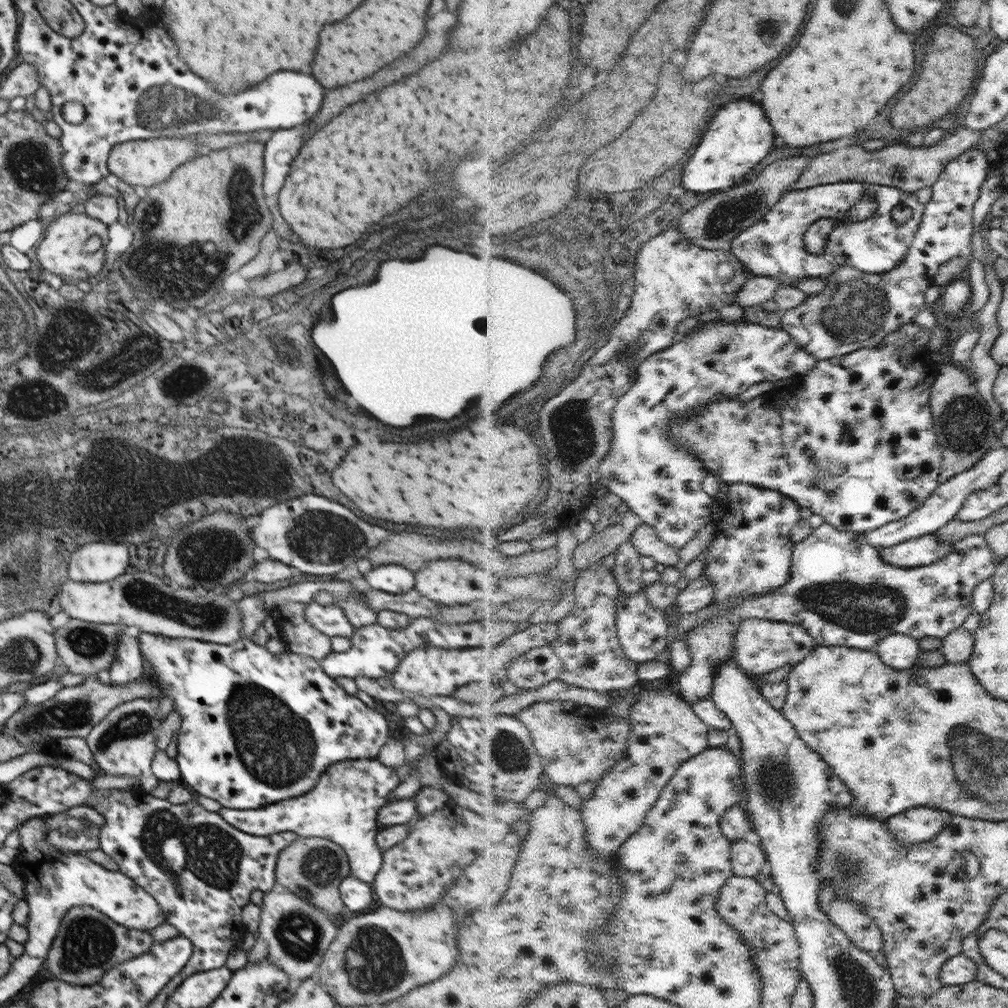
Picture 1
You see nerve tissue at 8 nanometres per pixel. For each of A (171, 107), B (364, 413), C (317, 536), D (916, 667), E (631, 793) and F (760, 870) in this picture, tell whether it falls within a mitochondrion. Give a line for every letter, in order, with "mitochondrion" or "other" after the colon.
A: mitochondrion
B: other
C: mitochondrion
D: other
E: other
F: other

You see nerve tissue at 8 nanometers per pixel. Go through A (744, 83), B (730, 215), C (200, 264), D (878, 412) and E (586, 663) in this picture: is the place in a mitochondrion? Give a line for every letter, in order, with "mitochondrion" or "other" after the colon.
A: other
B: mitochondrion
C: mitochondrion
D: other
E: mitochondrion

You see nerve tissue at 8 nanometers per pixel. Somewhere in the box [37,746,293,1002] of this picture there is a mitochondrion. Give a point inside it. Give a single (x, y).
(211, 855)

